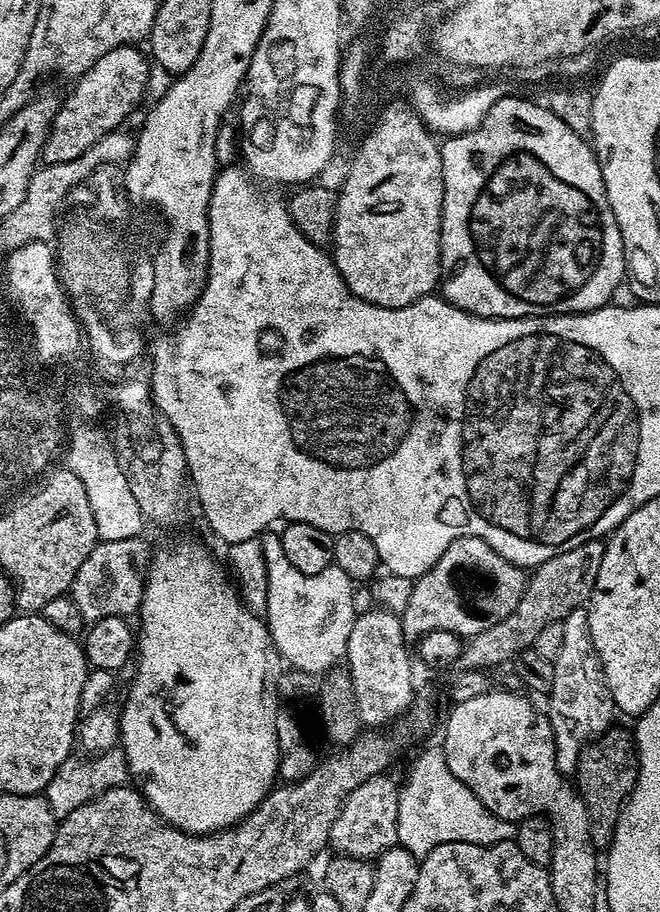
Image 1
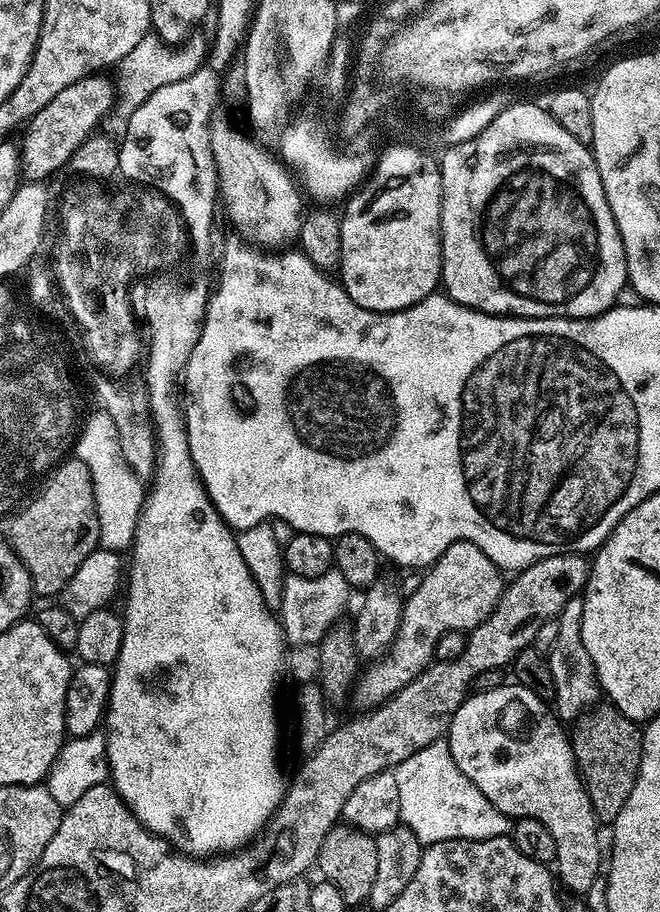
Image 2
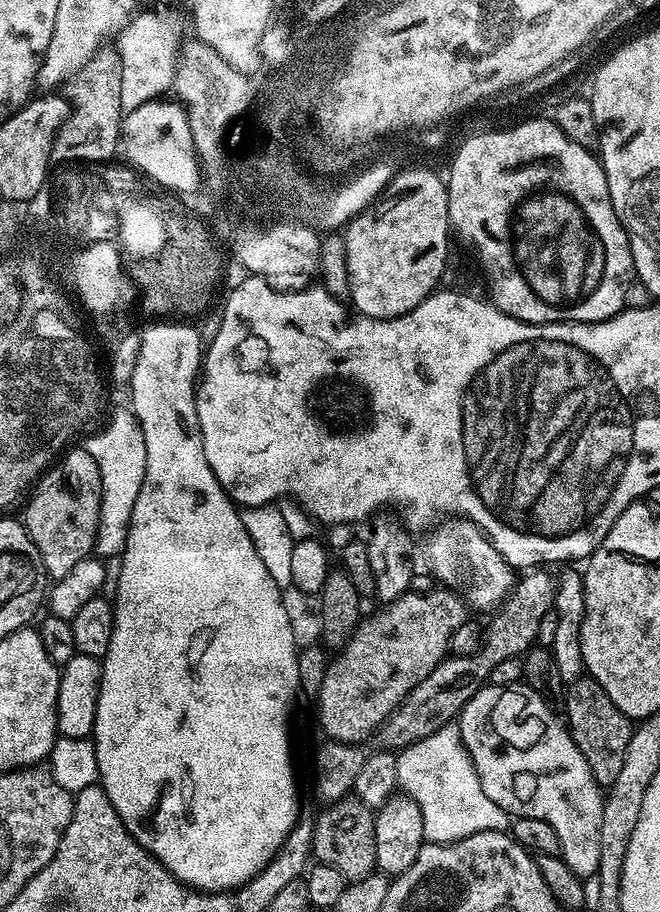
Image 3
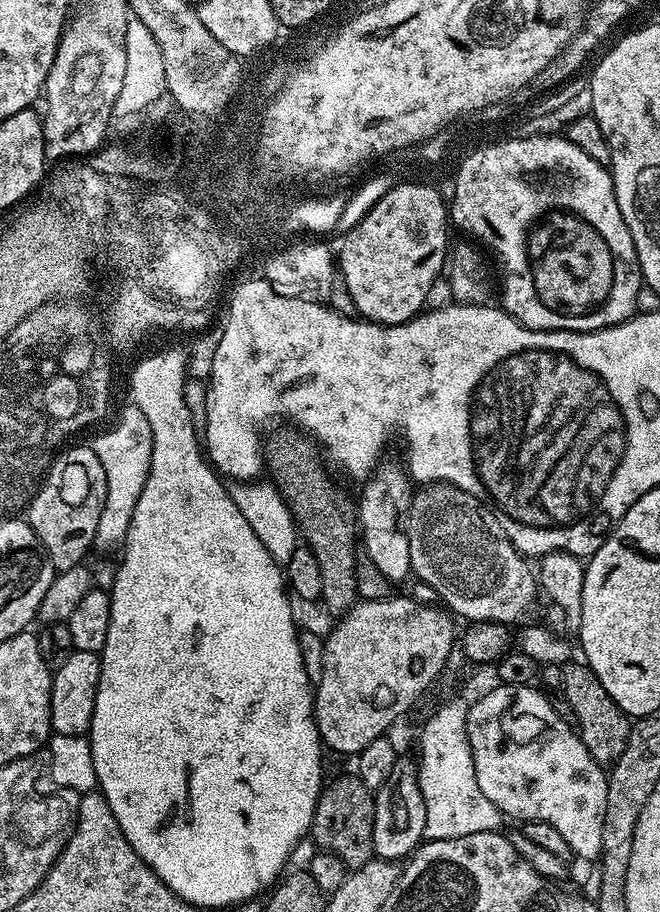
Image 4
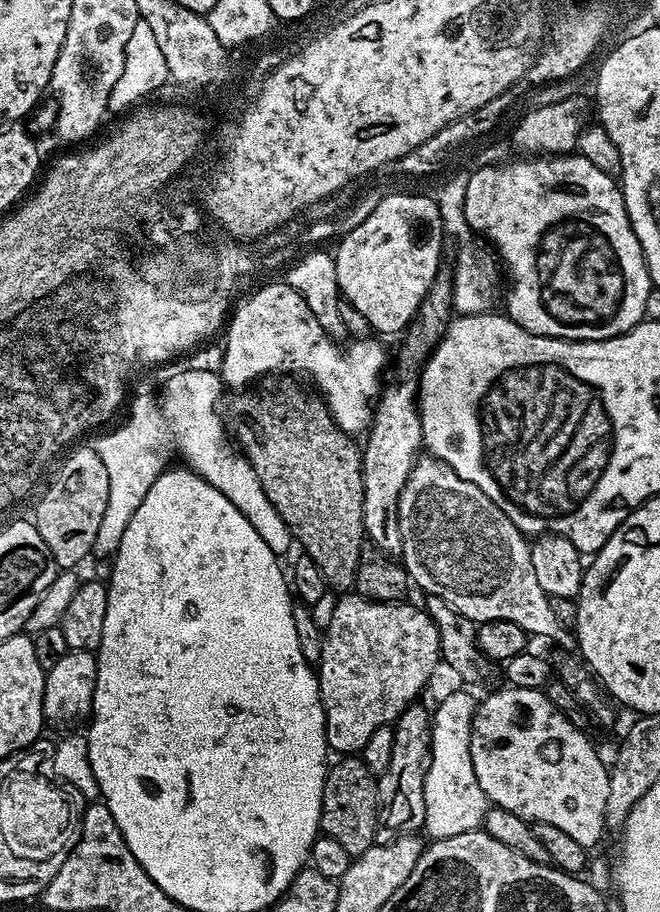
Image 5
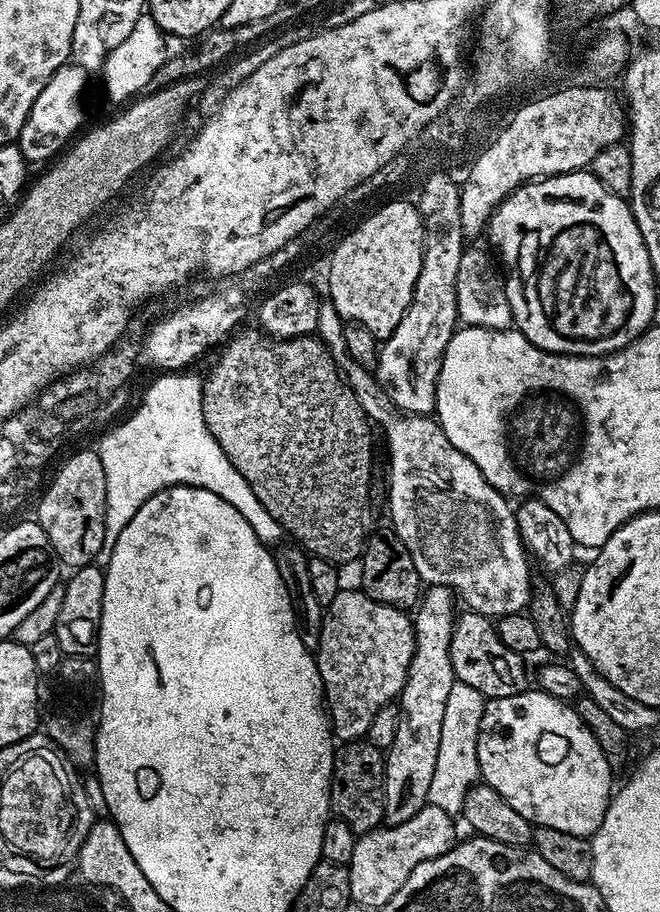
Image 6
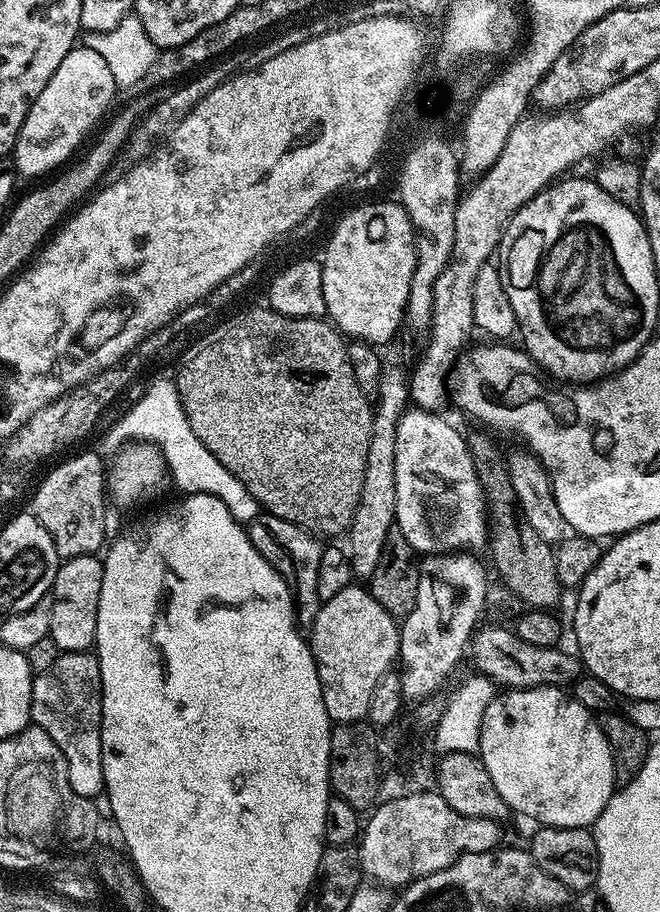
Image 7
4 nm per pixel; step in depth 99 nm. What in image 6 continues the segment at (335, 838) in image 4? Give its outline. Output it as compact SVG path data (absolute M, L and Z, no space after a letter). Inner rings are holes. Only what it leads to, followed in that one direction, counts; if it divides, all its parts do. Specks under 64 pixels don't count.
M367 740L345 741L333 753L329 792L331 811L345 821L357 835L379 827L384 820L384 754Z

